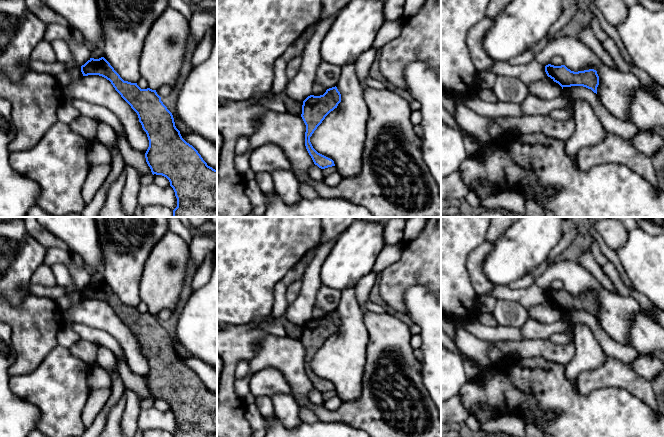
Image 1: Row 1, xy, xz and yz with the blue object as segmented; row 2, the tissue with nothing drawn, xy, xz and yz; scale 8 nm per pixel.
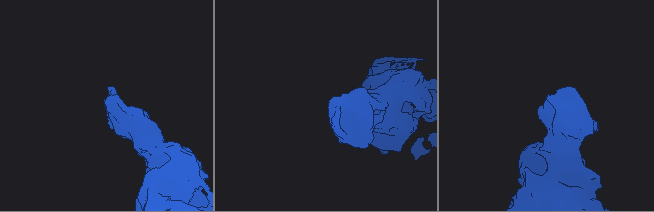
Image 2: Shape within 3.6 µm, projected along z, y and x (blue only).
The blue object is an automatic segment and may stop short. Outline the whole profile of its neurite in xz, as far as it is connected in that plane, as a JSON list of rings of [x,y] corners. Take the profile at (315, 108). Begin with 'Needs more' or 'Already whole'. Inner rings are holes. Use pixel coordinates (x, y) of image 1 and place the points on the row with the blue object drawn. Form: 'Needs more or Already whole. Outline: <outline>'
Already whole. Outline: [[[336,86],[327,89],[323,95],[310,95],[303,101],[301,117],[306,125],[305,146],[314,164],[321,169],[335,166],[334,161],[318,153],[313,148],[310,137],[325,117],[337,108],[340,102],[341,94]]]

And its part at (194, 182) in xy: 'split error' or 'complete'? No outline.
complete

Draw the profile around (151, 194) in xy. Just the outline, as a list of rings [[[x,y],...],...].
[[[153,182],[149,185],[141,186],[137,201],[142,208],[149,205],[162,205],[174,210],[177,207],[177,198],[173,188],[171,186],[162,188]]]

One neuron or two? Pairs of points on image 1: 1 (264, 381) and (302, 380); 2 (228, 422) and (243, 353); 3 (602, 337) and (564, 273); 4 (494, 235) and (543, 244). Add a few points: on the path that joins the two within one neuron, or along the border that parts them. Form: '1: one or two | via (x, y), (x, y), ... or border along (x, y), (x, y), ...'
1: two | border along (266, 367), (277, 369), (287, 381), (292, 393)
2: one | via (228, 405), (228, 369)
3: two | border along (596, 318), (610, 337)
4: two | border along (510, 227), (493, 243)

